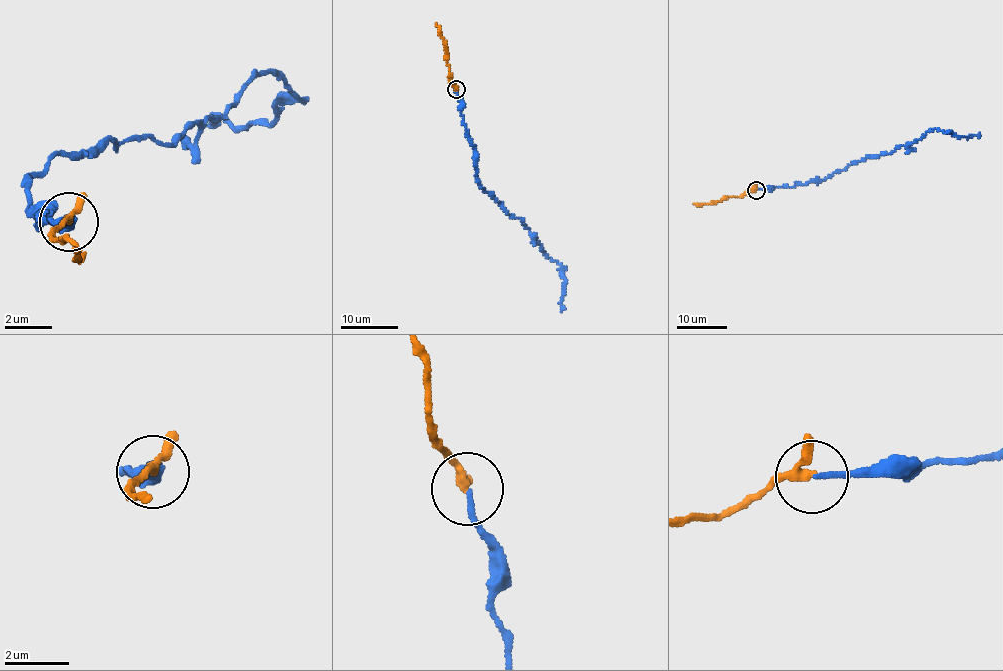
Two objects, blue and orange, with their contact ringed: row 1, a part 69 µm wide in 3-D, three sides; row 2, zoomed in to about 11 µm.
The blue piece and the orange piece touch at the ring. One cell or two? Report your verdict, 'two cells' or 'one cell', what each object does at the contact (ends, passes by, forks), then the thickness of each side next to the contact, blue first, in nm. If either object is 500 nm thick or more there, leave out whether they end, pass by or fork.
one cell; blue ends there; orange passes by; 150 nm thick on the blue side, 200 nm on the other

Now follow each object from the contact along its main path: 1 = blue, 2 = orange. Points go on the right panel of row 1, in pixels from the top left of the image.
1: (756, 189), (824, 179), (867, 157), (891, 153), (914, 143), (933, 129), (952, 133), (957, 137), (980, 136)
2: (756, 189), (706, 204), (692, 204)

